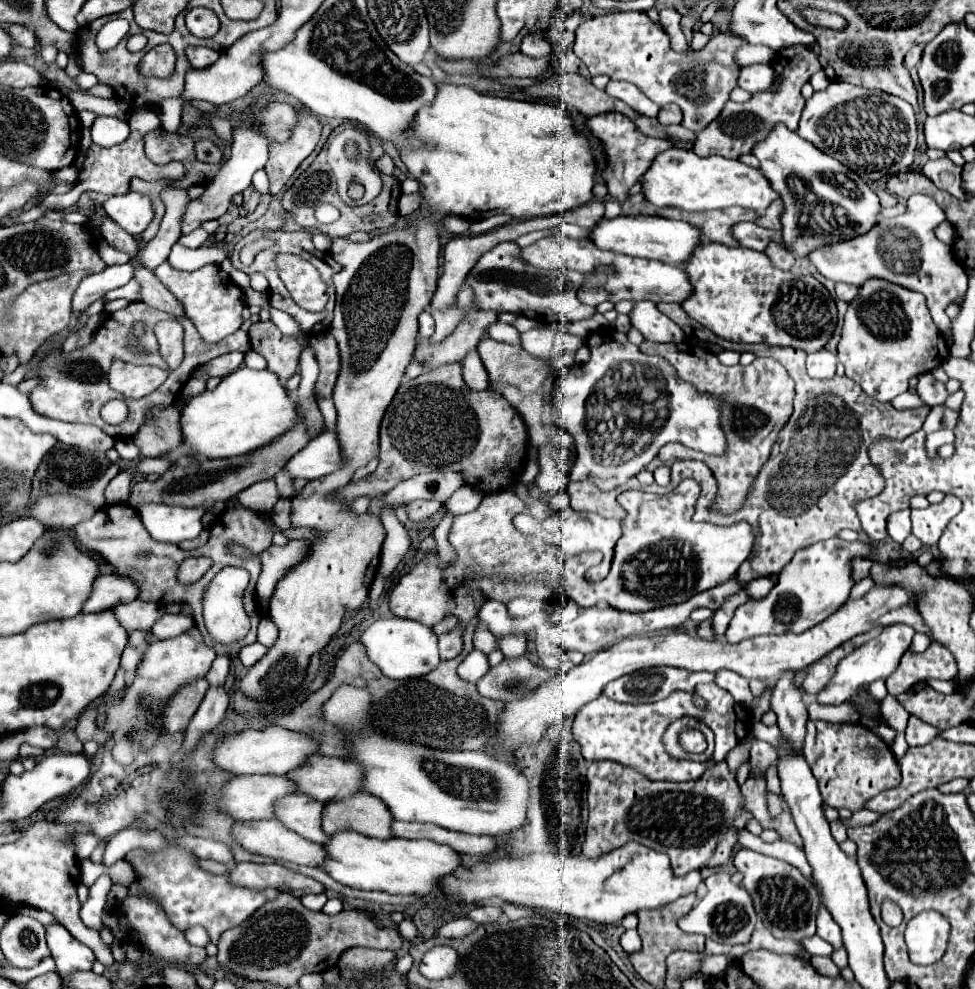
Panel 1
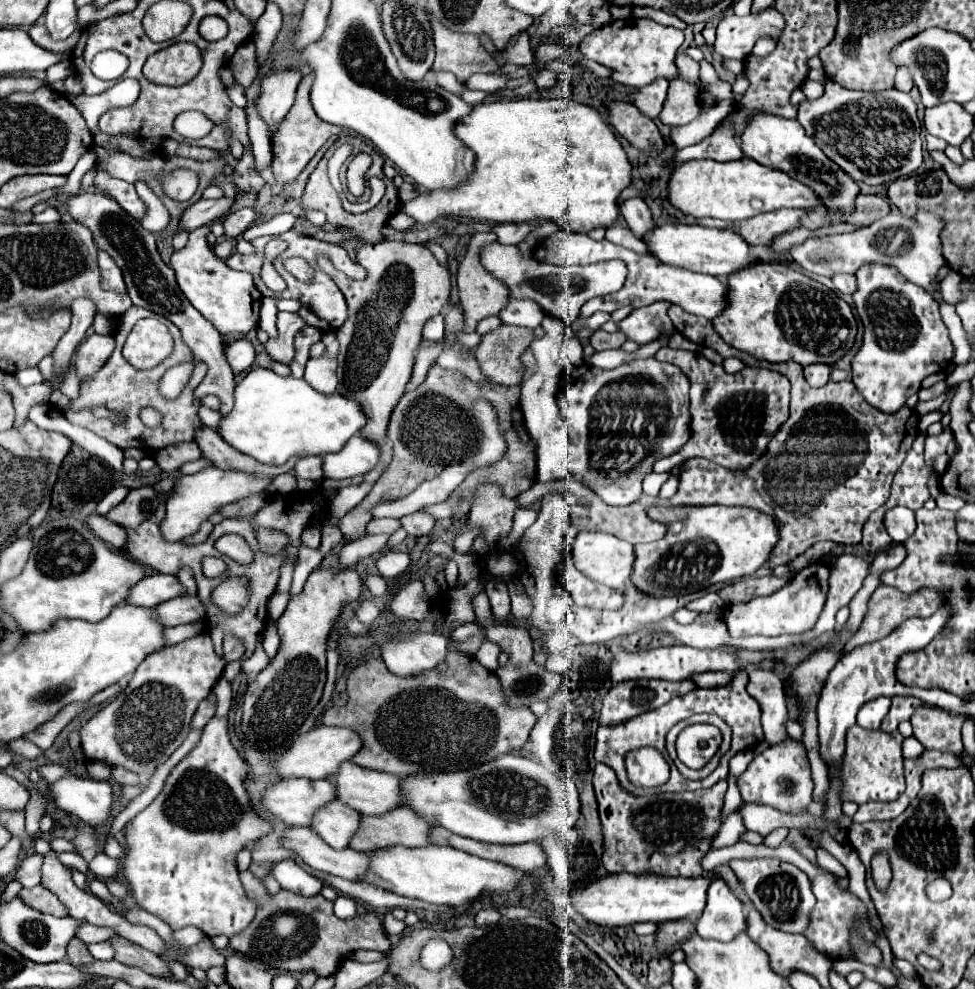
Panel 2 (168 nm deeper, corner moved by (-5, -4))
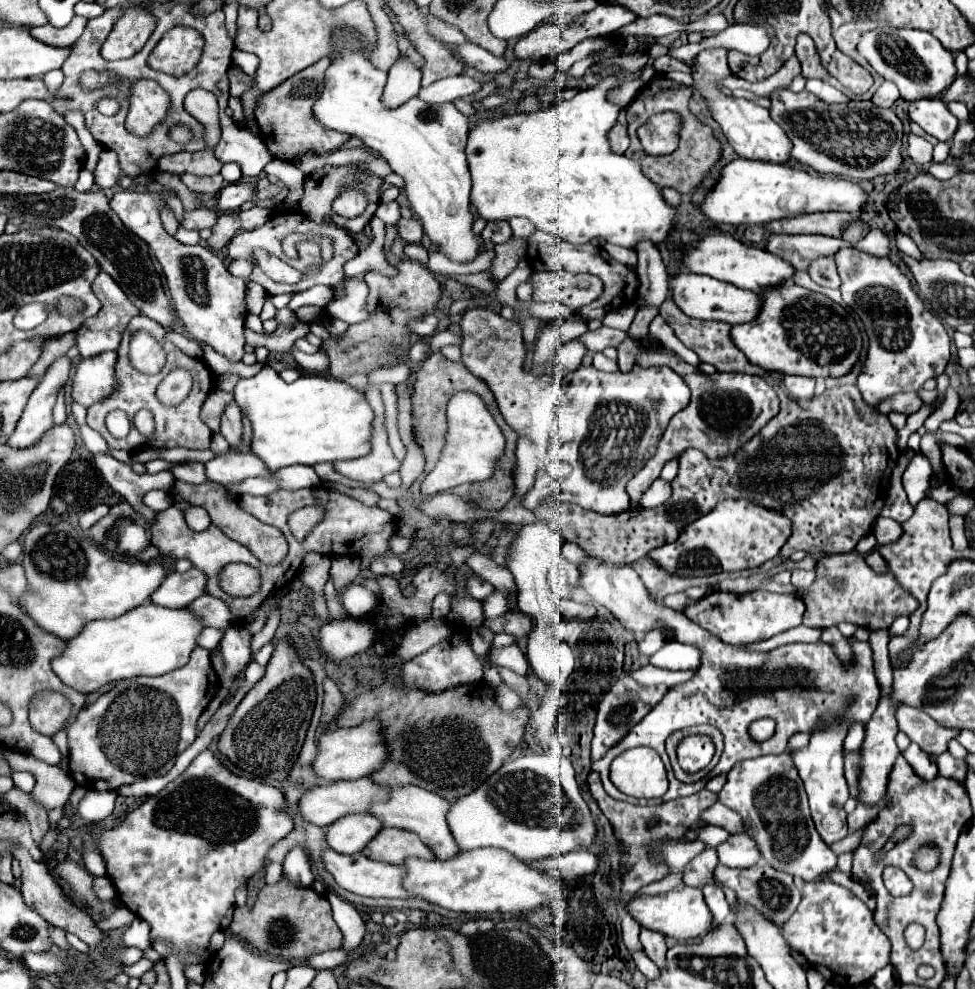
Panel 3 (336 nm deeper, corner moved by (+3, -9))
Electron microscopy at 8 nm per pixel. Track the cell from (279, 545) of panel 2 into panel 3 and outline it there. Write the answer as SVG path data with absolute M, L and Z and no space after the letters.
M175 480L173 490L183 500L187 500L191 506L205 508L209 512L209 516L211 516L211 522L217 528L221 528L225 534L229 534L229 538L233 538L237 542L243 542L261 562L265 562L265 564L279 564L281 558L285 558L285 554L287 554L287 540L285 540L285 536L275 526L263 524L261 520L257 520L251 514L247 514L245 510L241 510L239 504L233 498L225 496L225 488L221 484L205 482L205 484L199 484L199 486L193 486L193 484Z

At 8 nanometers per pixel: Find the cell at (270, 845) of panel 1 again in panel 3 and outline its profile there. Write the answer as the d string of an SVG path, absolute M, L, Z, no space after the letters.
M327 848L323 852L323 862L325 868L333 874L337 884L353 894L359 896L371 896L371 898L413 898L409 890L403 888L403 878L405 878L405 868L403 866L393 866L385 862L373 862L371 858L363 854L337 854L335 850Z

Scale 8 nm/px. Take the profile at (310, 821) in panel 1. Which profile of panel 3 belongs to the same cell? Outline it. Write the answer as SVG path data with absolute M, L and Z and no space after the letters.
M351 814L327 828L327 844L339 854L355 854L361 852L381 828L381 822L371 814Z

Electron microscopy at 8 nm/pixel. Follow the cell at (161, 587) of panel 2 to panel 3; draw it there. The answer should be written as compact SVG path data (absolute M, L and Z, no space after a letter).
M191 568L187 572L171 572L159 590L151 596L151 602L165 608L185 608L205 592L205 584L207 576L199 568Z

